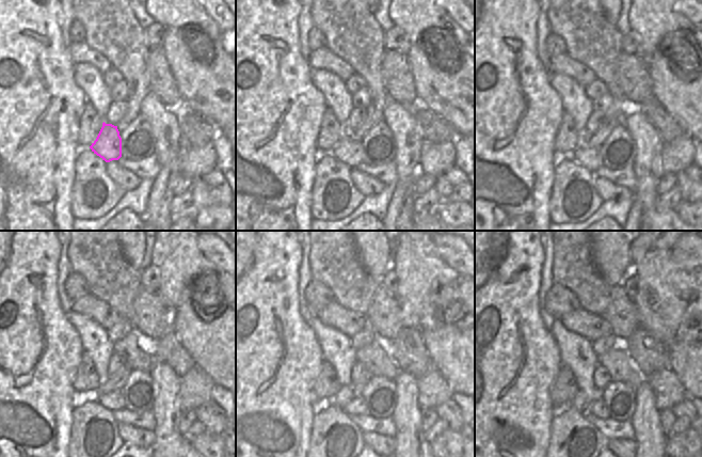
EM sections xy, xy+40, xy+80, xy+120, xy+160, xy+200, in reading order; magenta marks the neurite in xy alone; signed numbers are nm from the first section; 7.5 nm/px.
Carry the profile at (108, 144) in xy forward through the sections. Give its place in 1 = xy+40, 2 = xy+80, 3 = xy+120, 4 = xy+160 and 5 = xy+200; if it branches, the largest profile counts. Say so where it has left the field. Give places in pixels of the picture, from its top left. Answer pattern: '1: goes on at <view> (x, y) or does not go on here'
1: goes on at xy+40 (348, 151)
2: goes on at xy+80 (590, 158)
3: goes on at xy+120 (113, 402)
4: goes on at xy+160 (356, 406)
5: goes on at xy+200 (596, 407)

